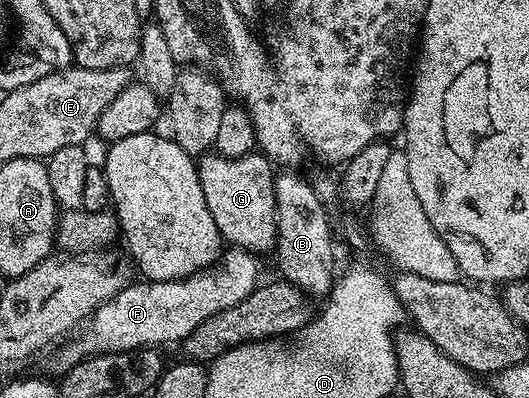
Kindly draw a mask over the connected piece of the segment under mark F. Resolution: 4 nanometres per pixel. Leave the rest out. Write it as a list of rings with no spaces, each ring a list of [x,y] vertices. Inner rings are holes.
[[[230,247],[223,252],[212,271],[193,273],[181,281],[138,279],[126,285],[93,313],[77,336],[67,340],[57,350],[59,353],[54,357],[55,374],[68,372],[76,363],[96,353],[163,347],[173,341],[174,344],[181,343],[188,335],[192,335],[192,331],[196,331],[196,327],[200,327],[200,323],[204,323],[204,319],[216,315],[216,311],[228,311],[228,307],[236,307],[236,303],[258,288],[258,261],[259,258],[247,249]]]

